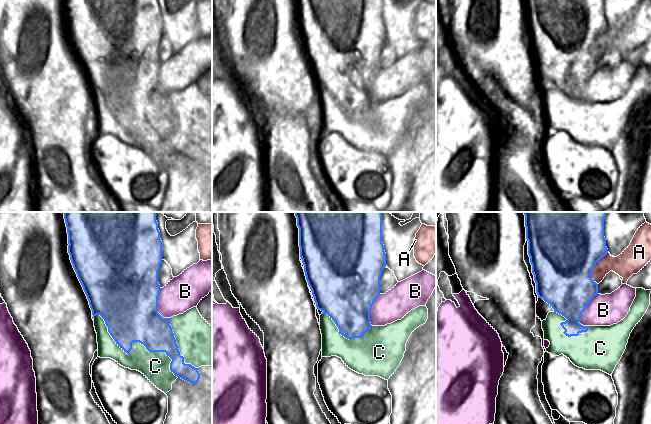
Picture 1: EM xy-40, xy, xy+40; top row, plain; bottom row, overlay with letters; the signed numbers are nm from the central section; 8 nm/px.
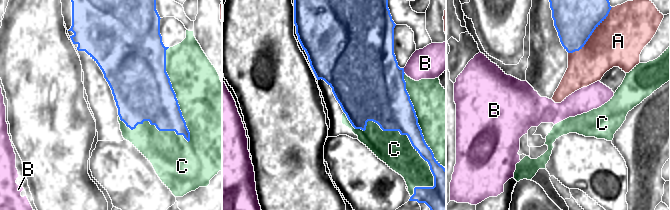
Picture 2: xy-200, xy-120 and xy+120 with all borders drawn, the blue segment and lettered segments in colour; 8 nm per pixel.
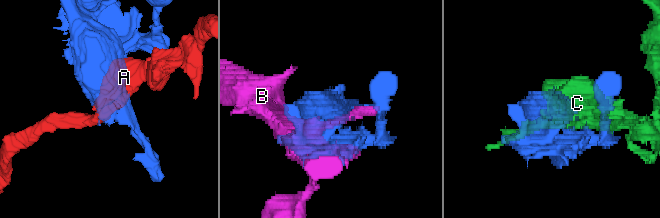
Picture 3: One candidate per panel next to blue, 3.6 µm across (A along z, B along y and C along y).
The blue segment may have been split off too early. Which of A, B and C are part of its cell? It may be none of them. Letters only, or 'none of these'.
none of these

